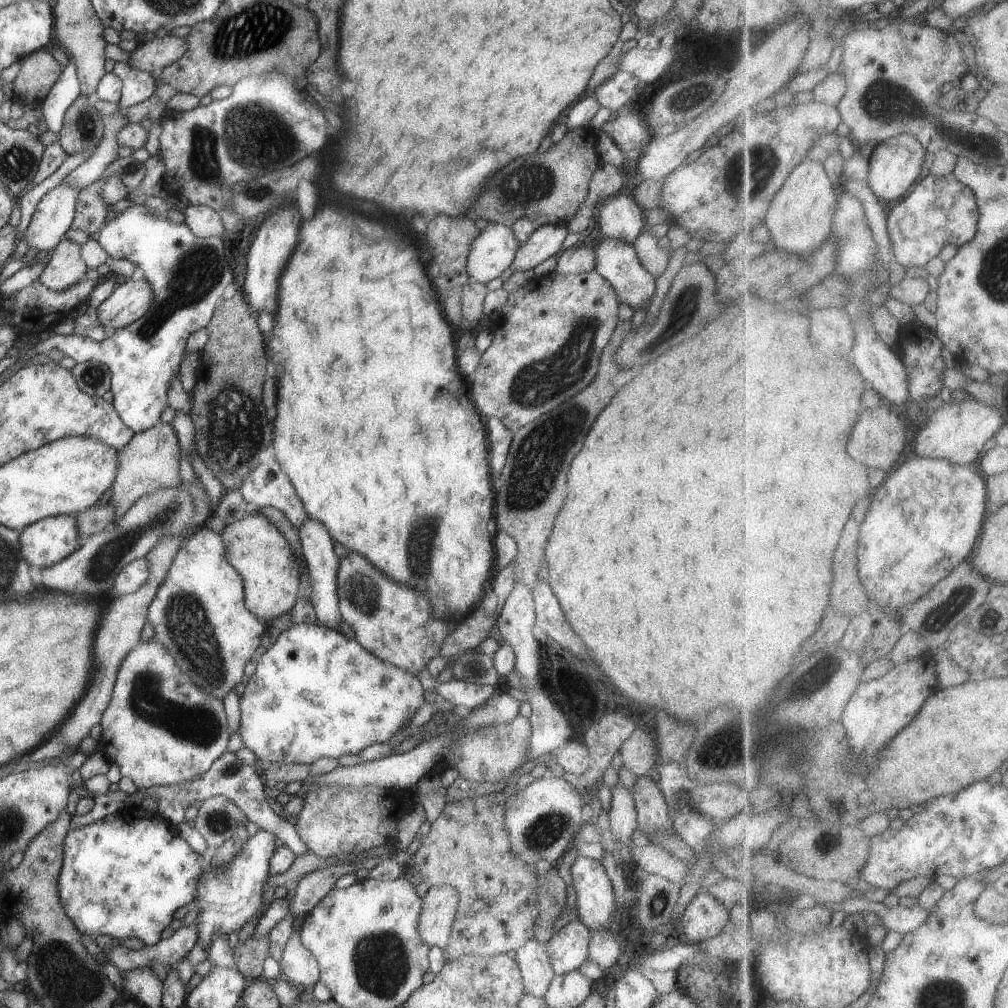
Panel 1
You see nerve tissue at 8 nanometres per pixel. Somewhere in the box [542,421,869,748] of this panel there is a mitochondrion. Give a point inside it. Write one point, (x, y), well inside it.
(826, 670)

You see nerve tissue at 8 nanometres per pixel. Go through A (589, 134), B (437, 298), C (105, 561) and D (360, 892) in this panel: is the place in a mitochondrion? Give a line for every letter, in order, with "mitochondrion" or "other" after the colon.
A: other
B: other
C: mitochondrion
D: other

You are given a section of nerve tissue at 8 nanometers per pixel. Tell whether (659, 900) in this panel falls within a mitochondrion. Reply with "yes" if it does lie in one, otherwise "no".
yes

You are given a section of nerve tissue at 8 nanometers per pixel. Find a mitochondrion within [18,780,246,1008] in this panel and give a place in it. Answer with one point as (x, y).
(55, 960)

